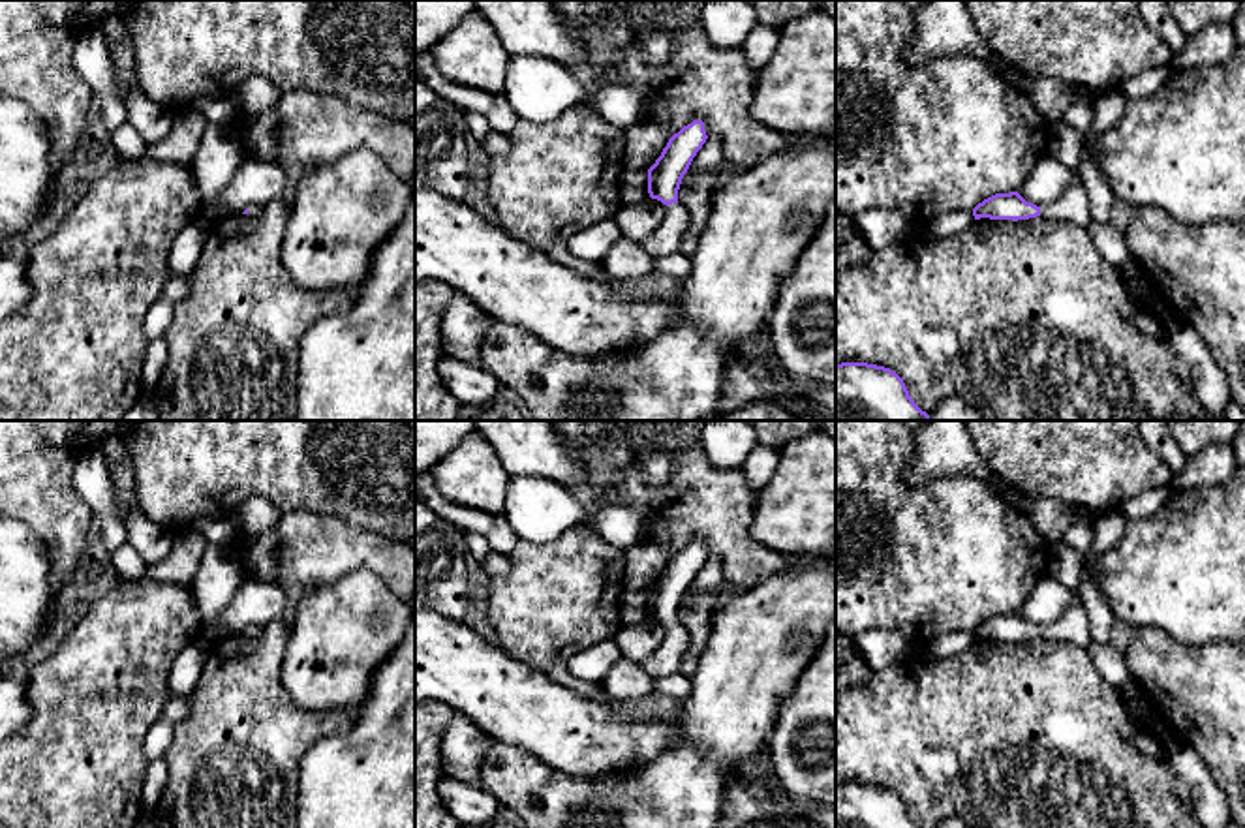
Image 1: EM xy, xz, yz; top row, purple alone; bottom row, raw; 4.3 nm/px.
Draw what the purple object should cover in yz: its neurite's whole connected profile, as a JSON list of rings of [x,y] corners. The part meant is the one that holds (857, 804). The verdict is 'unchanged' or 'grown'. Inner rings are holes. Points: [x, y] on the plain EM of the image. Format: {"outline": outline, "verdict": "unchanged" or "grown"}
{"outline": [[[868,783],[836,785],[836,828],[918,828],[903,800]]], "verdict": "unchanged"}

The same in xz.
{"outline": [[[693,541],[669,560],[661,576],[648,590],[648,614],[667,627],[661,646],[640,663],[650,678],[670,676],[682,668],[689,638],[678,623],[678,610],[706,560],[704,543]]], "verdict": "grown"}

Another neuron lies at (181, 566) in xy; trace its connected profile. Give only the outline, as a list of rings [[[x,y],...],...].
[[[193,528],[175,533],[171,552],[161,561],[150,563],[145,578],[190,588],[207,544],[207,539]]]

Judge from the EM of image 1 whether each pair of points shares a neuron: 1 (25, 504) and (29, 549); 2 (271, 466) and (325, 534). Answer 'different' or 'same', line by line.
1: different
2: different

